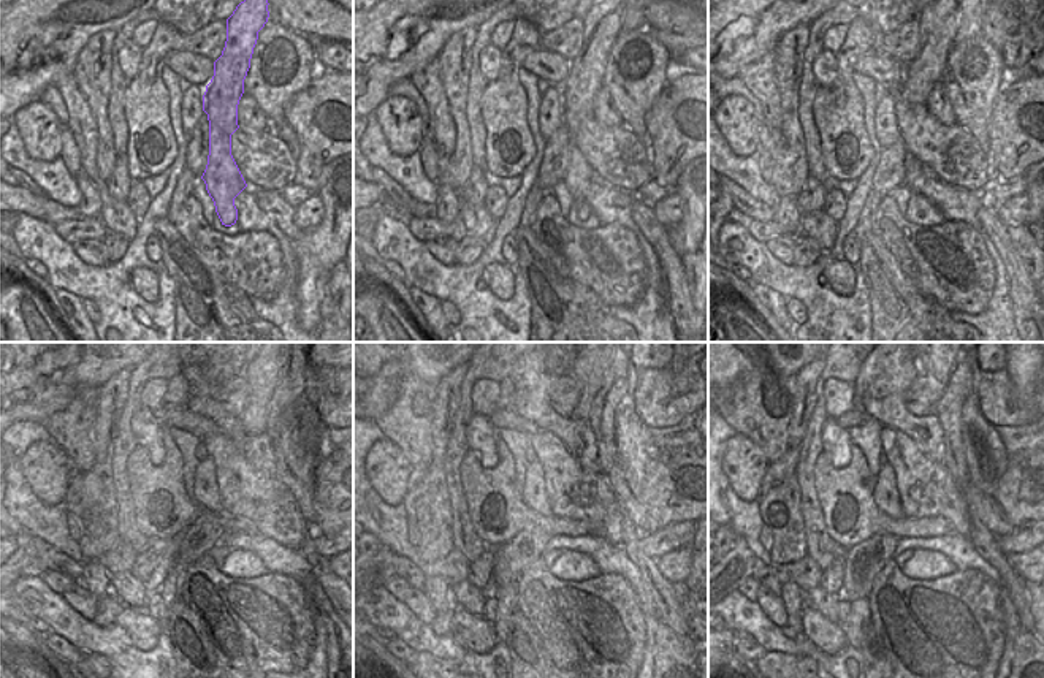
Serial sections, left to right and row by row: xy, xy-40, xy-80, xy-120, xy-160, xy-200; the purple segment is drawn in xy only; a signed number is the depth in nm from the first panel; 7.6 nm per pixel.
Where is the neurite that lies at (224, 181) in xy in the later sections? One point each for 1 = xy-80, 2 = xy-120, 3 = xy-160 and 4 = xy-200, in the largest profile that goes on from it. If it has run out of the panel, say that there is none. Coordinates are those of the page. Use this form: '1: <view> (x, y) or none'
1: xy-80 (956, 19)
2: xy-120 (246, 374)
3: xy-160 (594, 374)
4: xy-200 (956, 374)

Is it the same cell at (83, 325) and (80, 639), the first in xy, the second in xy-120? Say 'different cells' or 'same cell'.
different cells

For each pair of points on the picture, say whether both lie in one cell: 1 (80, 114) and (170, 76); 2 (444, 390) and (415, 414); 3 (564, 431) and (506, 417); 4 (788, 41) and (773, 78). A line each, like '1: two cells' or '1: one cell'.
1: two cells
2: two cells
3: two cells
4: one cell

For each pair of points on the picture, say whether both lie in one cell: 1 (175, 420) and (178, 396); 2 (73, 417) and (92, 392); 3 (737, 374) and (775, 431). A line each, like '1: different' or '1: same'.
1: different
2: different
3: same

